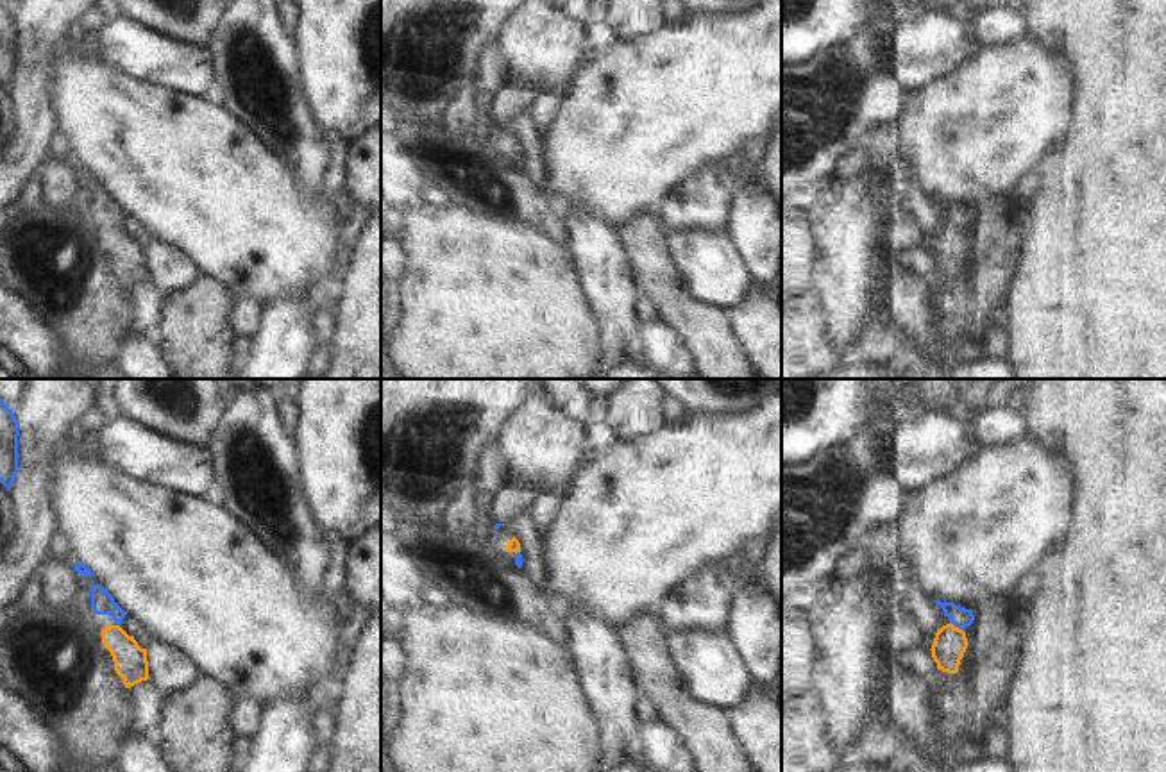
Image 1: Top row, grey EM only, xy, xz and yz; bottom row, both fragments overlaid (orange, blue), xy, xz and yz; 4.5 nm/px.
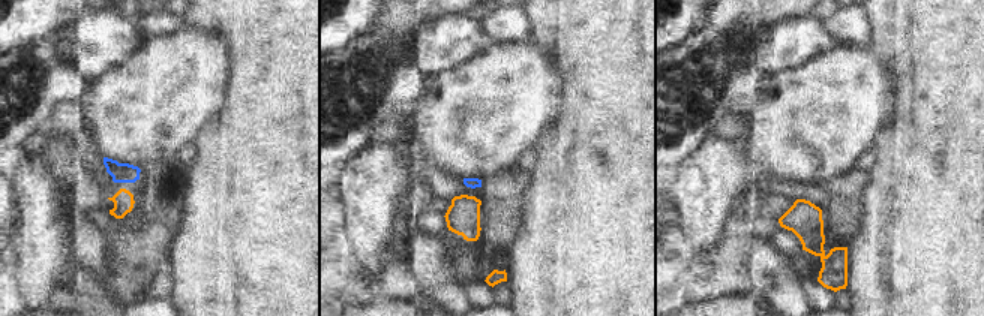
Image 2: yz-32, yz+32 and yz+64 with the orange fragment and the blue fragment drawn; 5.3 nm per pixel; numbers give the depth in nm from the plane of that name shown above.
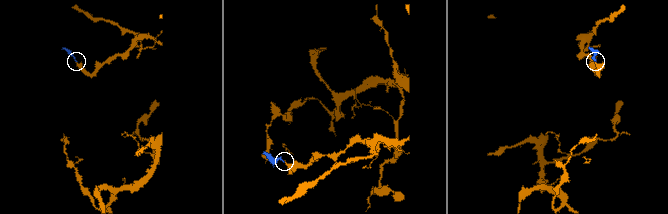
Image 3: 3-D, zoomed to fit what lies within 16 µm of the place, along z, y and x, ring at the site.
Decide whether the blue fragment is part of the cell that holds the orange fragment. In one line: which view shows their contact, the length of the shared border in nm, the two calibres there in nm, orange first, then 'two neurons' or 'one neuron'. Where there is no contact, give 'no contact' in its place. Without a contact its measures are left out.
yz | 70 nm | 150/90 nm | one neuron

